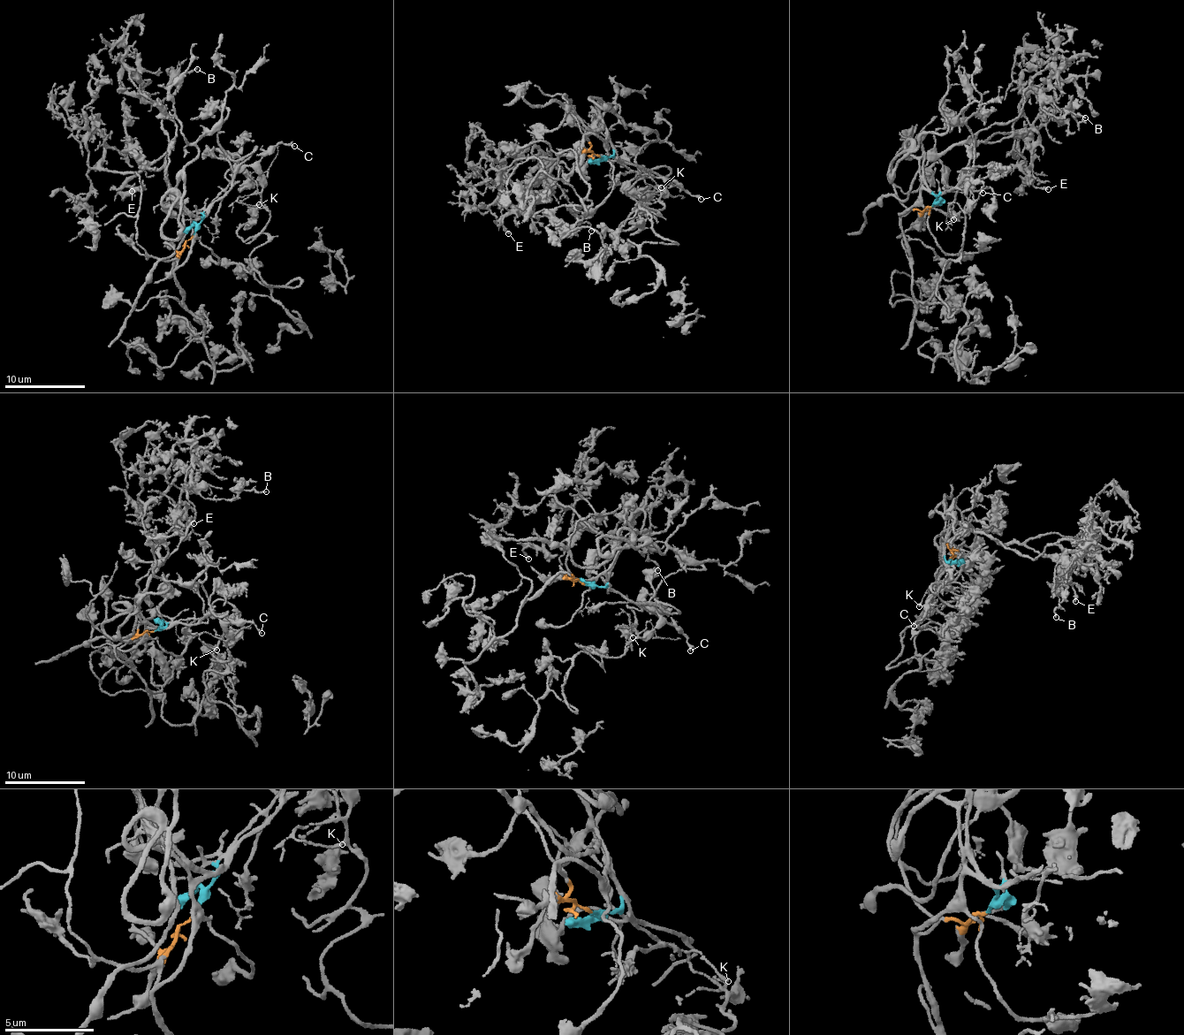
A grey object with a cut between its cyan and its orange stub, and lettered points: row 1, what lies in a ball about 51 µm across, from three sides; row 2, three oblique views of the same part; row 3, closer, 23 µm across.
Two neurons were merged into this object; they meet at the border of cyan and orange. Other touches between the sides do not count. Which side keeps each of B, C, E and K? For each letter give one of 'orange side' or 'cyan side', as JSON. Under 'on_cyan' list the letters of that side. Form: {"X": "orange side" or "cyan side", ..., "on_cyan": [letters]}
{"B": "cyan side", "C": "cyan side", "E": "cyan side", "K": "cyan side", "on_cyan": ["B", "C", "E", "K"]}

